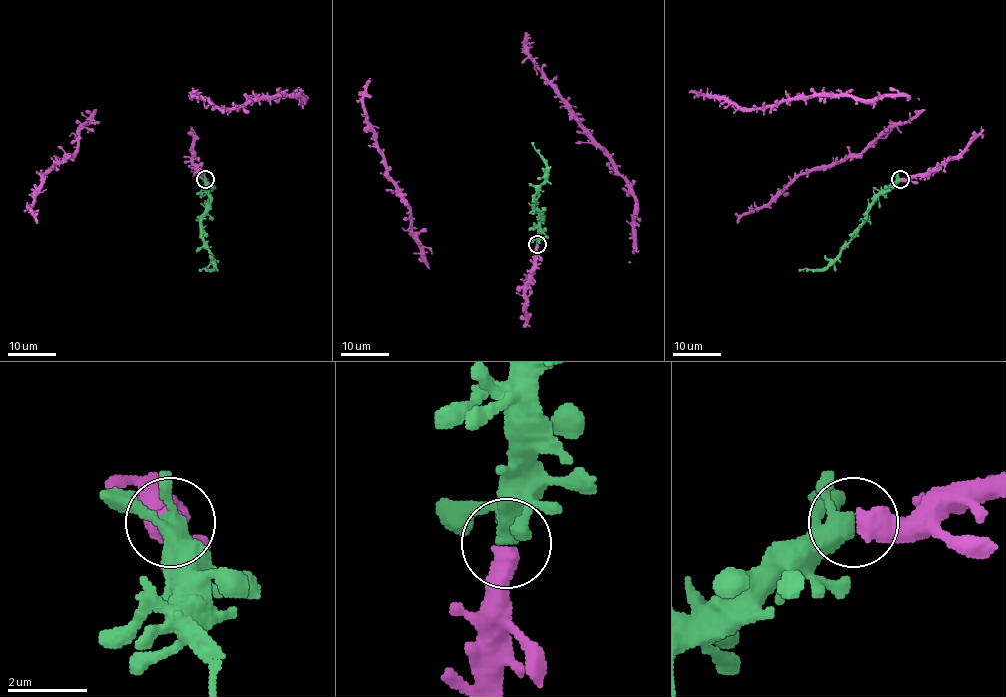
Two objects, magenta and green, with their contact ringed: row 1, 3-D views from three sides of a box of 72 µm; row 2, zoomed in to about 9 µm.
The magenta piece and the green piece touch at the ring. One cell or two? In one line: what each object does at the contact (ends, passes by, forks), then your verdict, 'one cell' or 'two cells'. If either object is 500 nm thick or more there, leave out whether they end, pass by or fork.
one cell

